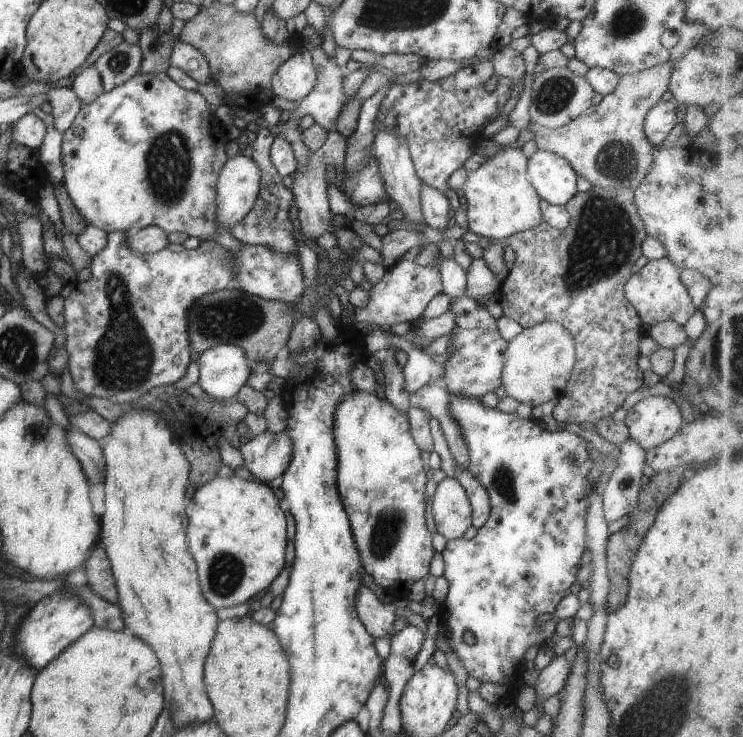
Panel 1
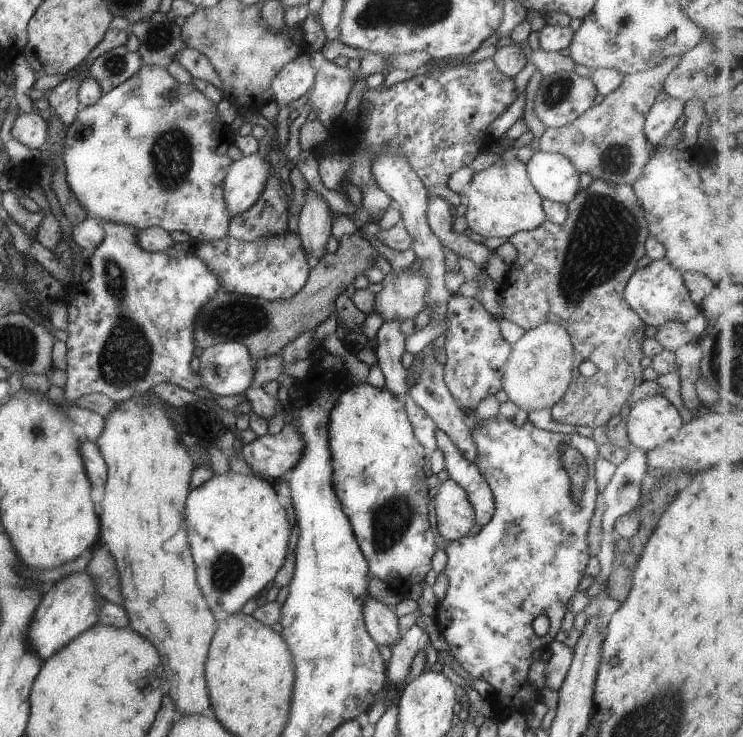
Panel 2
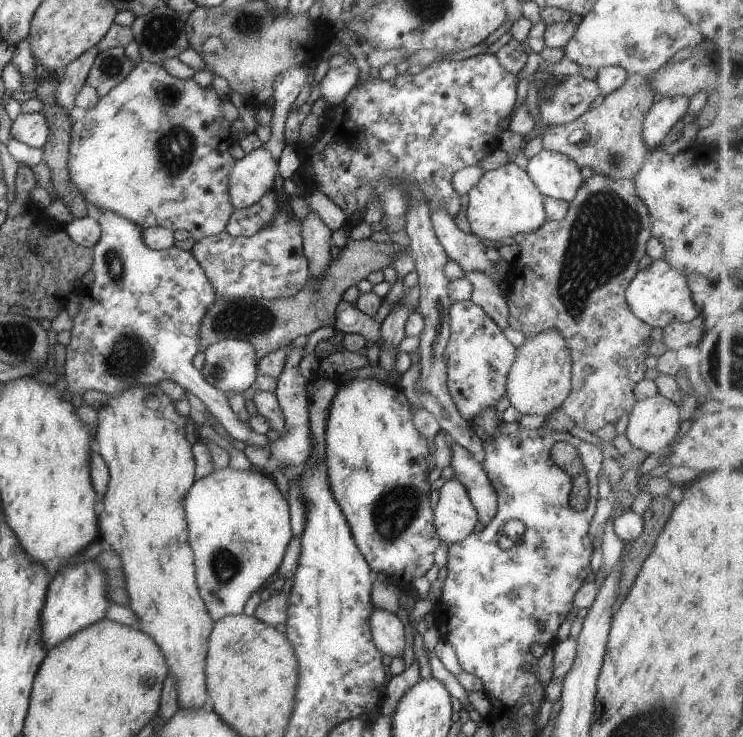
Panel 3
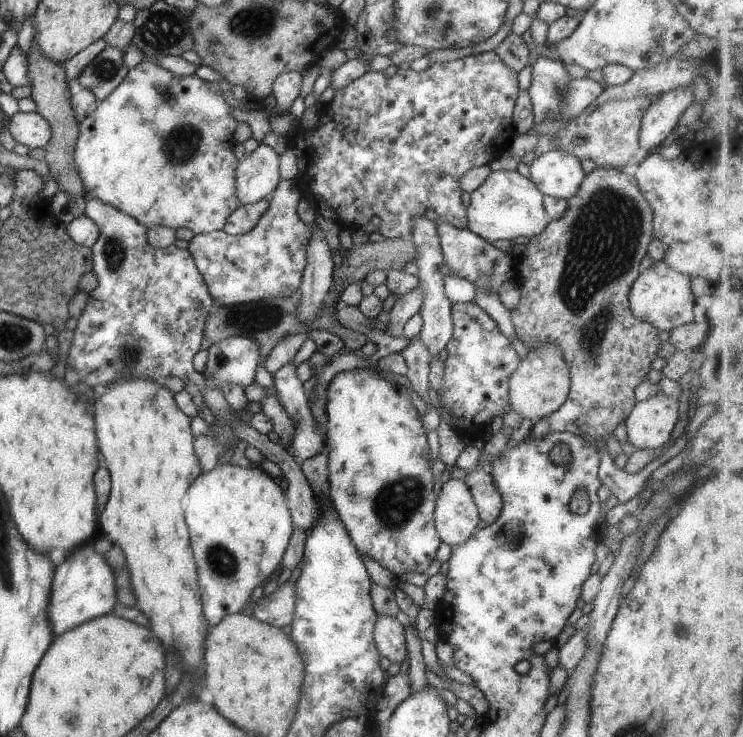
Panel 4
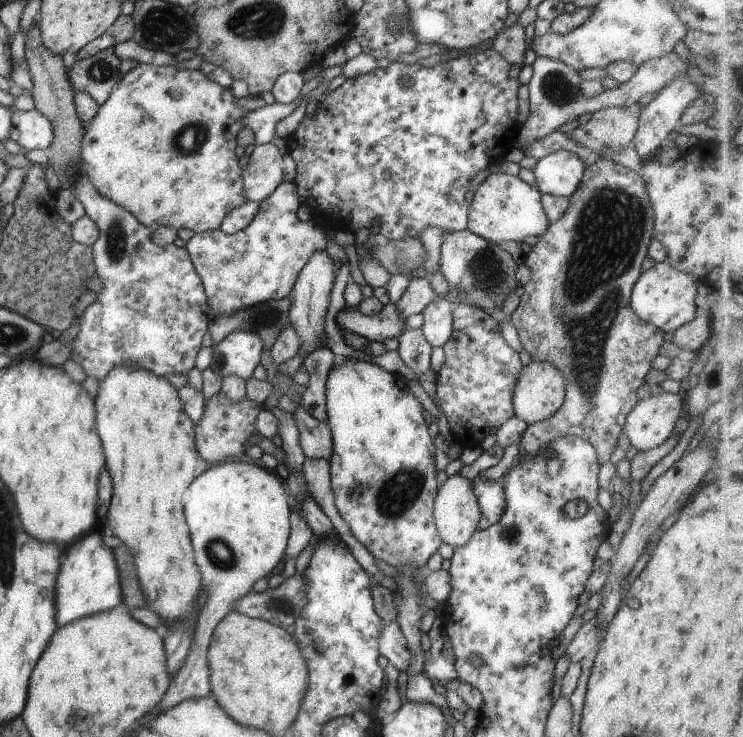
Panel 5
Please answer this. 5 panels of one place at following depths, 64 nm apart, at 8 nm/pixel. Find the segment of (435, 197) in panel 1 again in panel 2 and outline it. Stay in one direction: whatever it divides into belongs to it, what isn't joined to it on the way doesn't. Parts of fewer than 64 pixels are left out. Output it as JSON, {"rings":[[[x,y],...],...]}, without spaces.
{"rings":[[[428,196],[425,216],[429,228],[439,239],[441,246],[453,252],[455,256],[473,262],[480,269],[484,268],[493,252],[483,244],[474,242],[469,236],[453,232],[454,214],[447,202],[442,198]]]}

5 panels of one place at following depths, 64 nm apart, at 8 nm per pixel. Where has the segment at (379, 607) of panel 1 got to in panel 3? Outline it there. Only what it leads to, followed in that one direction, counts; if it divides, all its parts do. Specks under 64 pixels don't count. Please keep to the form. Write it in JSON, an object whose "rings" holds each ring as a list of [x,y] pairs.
{"rings":[[[373,607],[369,614],[369,630],[375,648],[383,655],[399,656],[405,648],[405,630],[396,614]]]}

